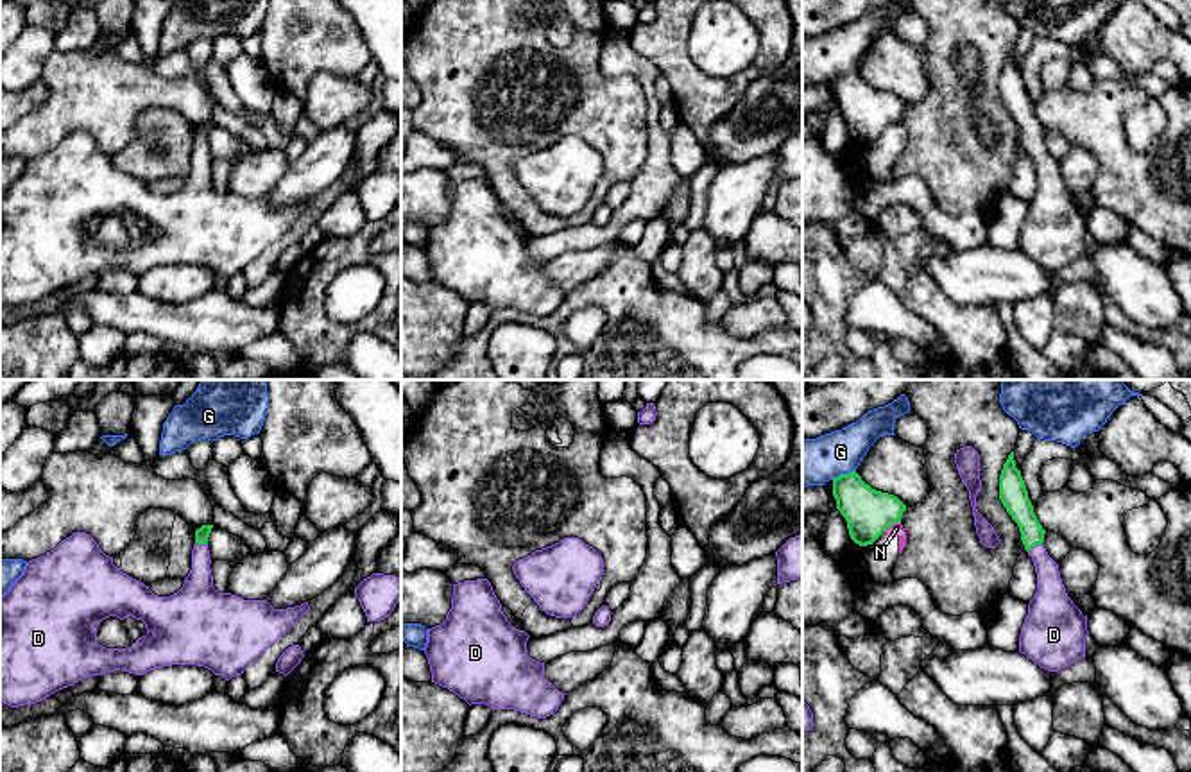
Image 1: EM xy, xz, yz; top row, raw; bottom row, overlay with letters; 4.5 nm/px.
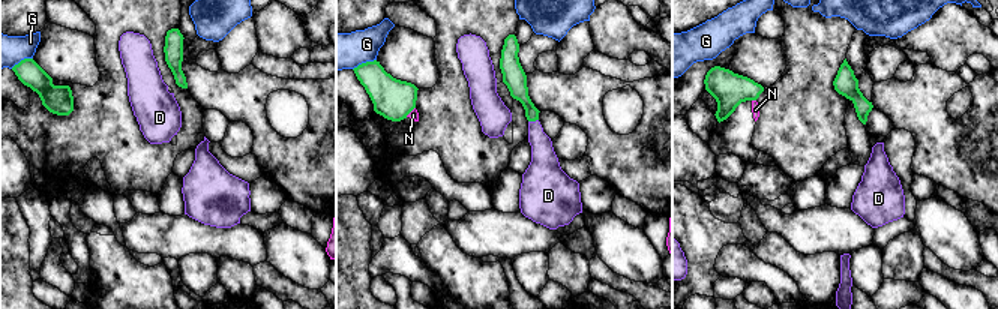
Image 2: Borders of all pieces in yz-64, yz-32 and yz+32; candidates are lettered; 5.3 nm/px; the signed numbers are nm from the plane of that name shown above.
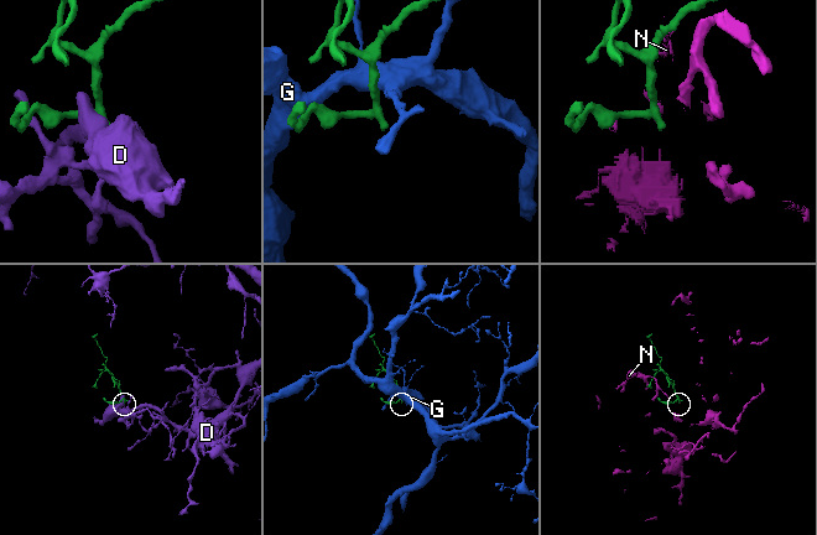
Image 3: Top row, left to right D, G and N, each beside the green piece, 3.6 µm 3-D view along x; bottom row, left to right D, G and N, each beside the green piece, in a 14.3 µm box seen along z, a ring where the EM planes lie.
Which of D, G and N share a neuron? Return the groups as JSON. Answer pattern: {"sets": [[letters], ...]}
{"sets": [["D"], ["G"], ["N"]]}

